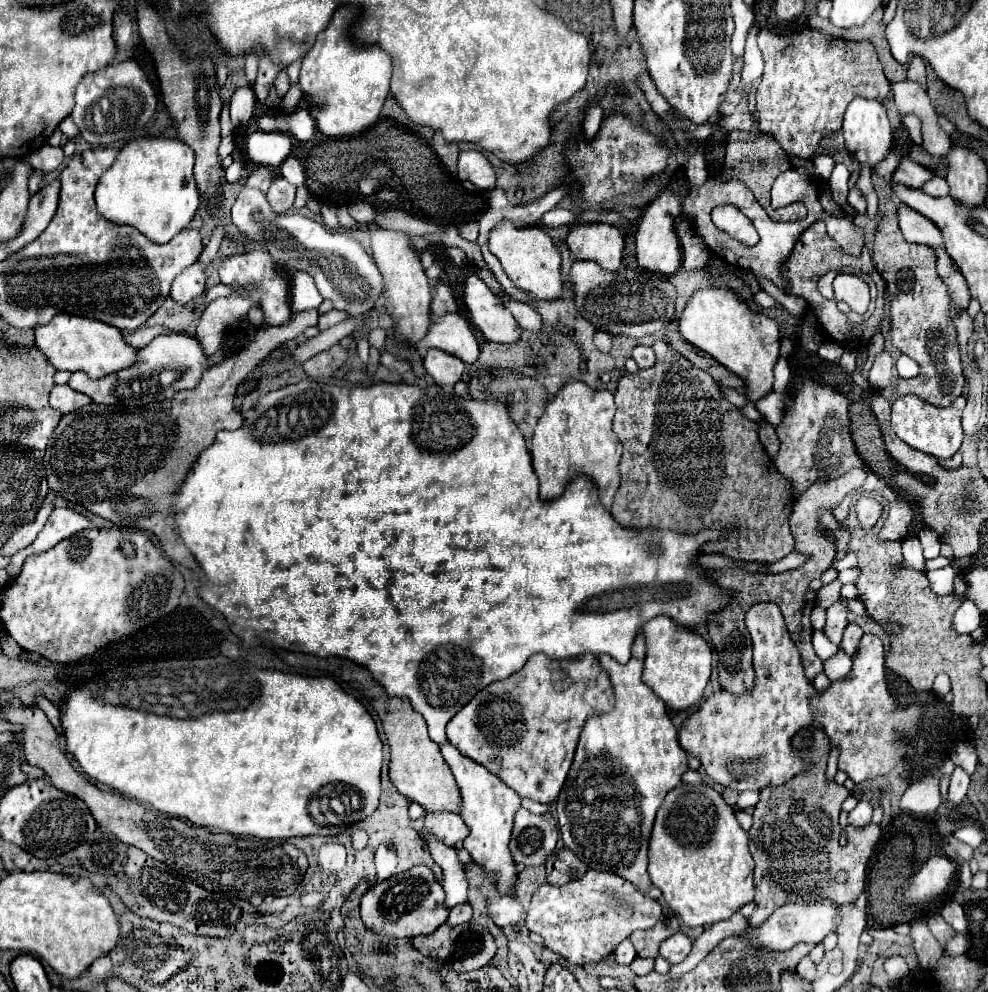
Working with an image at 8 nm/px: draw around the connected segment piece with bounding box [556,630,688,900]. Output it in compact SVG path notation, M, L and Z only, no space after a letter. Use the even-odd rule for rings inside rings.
M642 630L636 634L636 640L632 642L632 658L628 664L622 666L616 664L616 660L612 660L610 656L598 656L598 662L610 676L616 702L612 712L598 714L586 720L566 784L556 798L556 810L558 810L560 836L566 848L570 848L588 868L618 874L630 880L634 886L638 886L642 894L658 900L662 892L652 884L648 876L648 840L656 812L664 796L682 782L682 774L688 770L688 760L686 752L678 744L676 728L666 712L666 704L642 682L644 658L646 658L646 642ZM610 764L616 764L622 772L618 774L608 772Z

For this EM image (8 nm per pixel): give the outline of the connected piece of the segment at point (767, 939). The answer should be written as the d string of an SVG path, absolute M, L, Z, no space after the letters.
M830 900L810 904L784 904L778 910L774 910L774 914L762 926L758 928L748 926L744 936L748 936L756 946L764 946L766 950L788 950L798 942L820 944L824 936L836 928L838 914L842 914L842 910L836 908Z

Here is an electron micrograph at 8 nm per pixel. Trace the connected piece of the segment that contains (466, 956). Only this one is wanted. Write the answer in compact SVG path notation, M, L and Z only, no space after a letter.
M442 924L436 932L428 934L428 936L416 936L414 938L414 948L430 958L440 960L446 968L452 968L456 972L470 972L470 970L478 970L482 966L486 966L492 956L496 954L496 942L494 936L490 934L490 930L486 926L480 924L462 924L458 928L452 928L448 924Z

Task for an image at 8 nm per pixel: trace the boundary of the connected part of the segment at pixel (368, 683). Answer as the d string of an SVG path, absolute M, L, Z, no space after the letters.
M328 658L324 662L320 660L320 664L328 668L330 676L336 676L342 682L352 684L354 688L360 690L360 694L364 698L370 700L370 706L382 720L384 734L386 734L386 740L390 746L388 776L390 776L392 784L396 786L396 790L400 794L404 794L406 798L410 798L412 802L422 804L426 808L426 812L434 812L434 810L460 812L460 794L454 784L454 776L440 754L440 746L430 740L424 718L412 710L410 702L406 698L388 698L384 688L372 678L372 674L366 668L362 668L350 660Z

